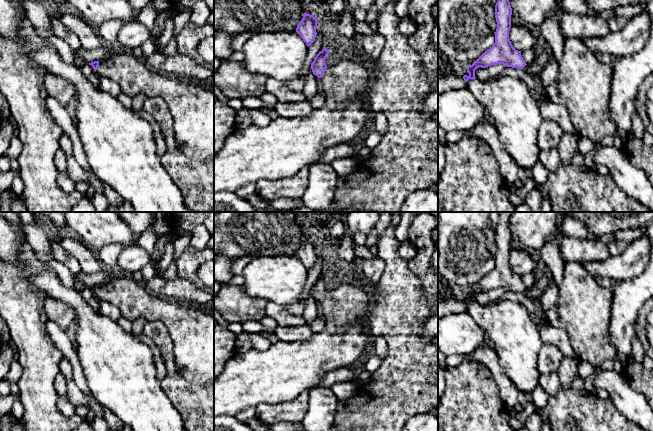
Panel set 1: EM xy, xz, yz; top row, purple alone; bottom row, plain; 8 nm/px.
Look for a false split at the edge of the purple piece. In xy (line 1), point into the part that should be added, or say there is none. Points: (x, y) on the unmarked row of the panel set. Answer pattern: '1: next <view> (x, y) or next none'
1: next none

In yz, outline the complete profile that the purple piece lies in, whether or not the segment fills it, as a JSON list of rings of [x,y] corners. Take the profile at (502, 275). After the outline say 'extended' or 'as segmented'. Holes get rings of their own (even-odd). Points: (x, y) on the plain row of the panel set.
[[[500,212],[499,222],[495,229],[495,242],[497,253],[495,256],[495,267],[485,275],[472,289],[467,291],[469,299],[463,303],[475,303],[475,294],[479,291],[486,292],[495,288],[503,288],[507,291],[523,293],[527,288],[521,275],[516,274],[509,263],[511,252],[512,232],[509,226],[513,212]]]; as segmented

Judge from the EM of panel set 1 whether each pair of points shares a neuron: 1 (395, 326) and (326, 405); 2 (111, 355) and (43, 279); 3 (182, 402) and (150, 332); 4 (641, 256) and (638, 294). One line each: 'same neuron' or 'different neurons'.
1: different neurons
2: same neuron
3: same neuron
4: different neurons

